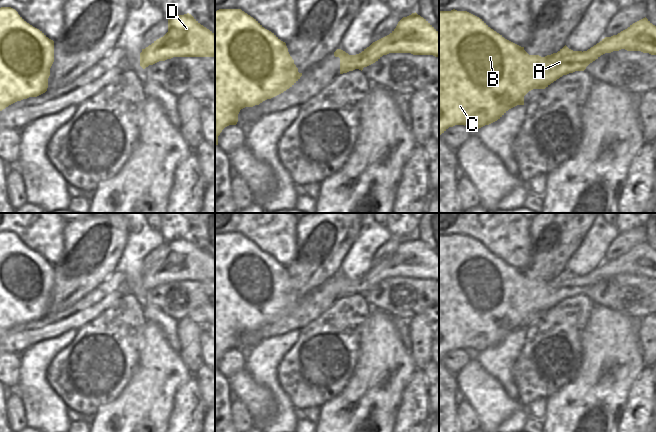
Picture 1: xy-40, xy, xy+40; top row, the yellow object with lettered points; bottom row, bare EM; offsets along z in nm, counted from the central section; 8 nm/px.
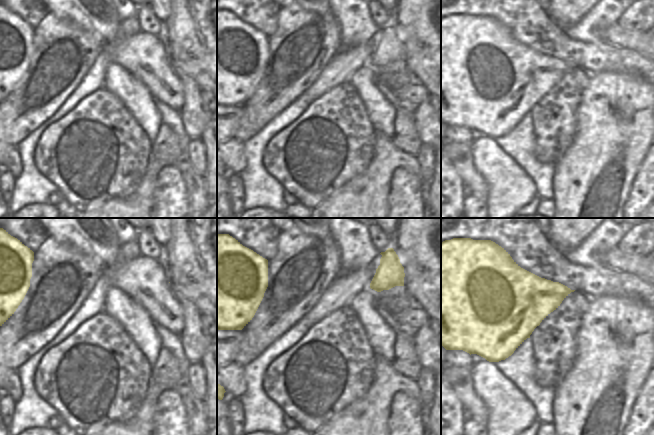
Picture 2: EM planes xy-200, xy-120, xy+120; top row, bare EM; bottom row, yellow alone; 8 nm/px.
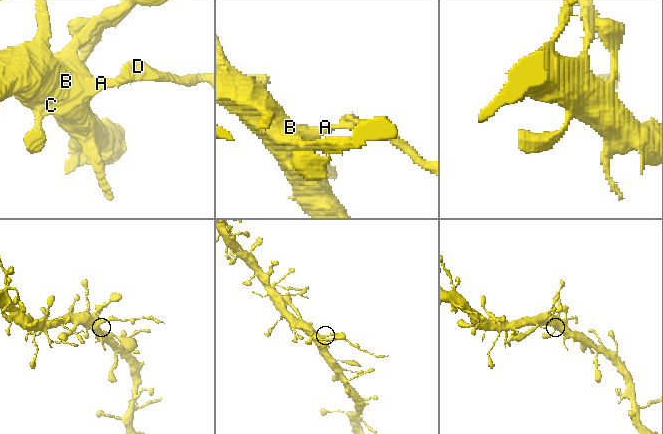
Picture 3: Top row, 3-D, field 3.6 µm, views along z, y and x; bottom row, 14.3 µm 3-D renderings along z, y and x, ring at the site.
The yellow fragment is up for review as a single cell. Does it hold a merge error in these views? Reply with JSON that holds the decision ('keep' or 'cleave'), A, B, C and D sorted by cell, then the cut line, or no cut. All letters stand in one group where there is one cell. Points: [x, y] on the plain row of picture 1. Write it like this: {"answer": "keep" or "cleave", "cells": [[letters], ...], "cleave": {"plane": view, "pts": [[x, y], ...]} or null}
{"answer": "cleave", "cells": [["A", "B", "C"], ["D"]], "cleave": {"plane": "xy", "pts": [[357, 278], [363, 282], [361, 287], [364, 290]]}}

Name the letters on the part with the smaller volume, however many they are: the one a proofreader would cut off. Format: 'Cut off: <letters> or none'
Cut off: D

